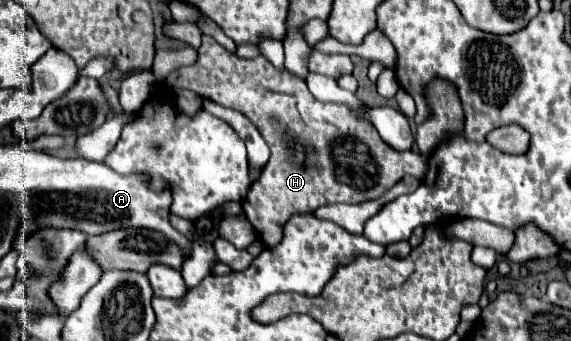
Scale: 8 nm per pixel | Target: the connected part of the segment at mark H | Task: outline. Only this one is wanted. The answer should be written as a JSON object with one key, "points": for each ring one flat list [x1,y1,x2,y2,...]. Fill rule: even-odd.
{"points":[[207,34,202,36,195,64,174,70,167,76,166,83,171,88,193,90,201,98,209,98,225,108,233,108,233,110,239,110,241,114,247,114,247,118,251,118,251,122,255,122,255,126,263,134,265,142,271,148,271,158,269,158,261,178,250,186,249,192,242,202,242,209,259,238,267,246,277,246,281,242,283,226,289,222,289,218,293,214,311,214,319,206,337,204,337,202,361,204,361,202,377,200,387,190,391,190,405,174,423,178,423,174,427,172,427,158,423,154,397,152,381,140,381,136,377,134,377,130,371,124,357,120,349,112,347,106,317,102,309,94,303,78,297,78,287,70,279,72,277,68,275,68,275,76,273,76,273,64,267,62,265,56,257,56,257,58,249,58,249,60,239,58,225,50],[299,94,301,94,301,102,305,104,305,112,307,112,305,120,301,118,301,112,297,106]]}

